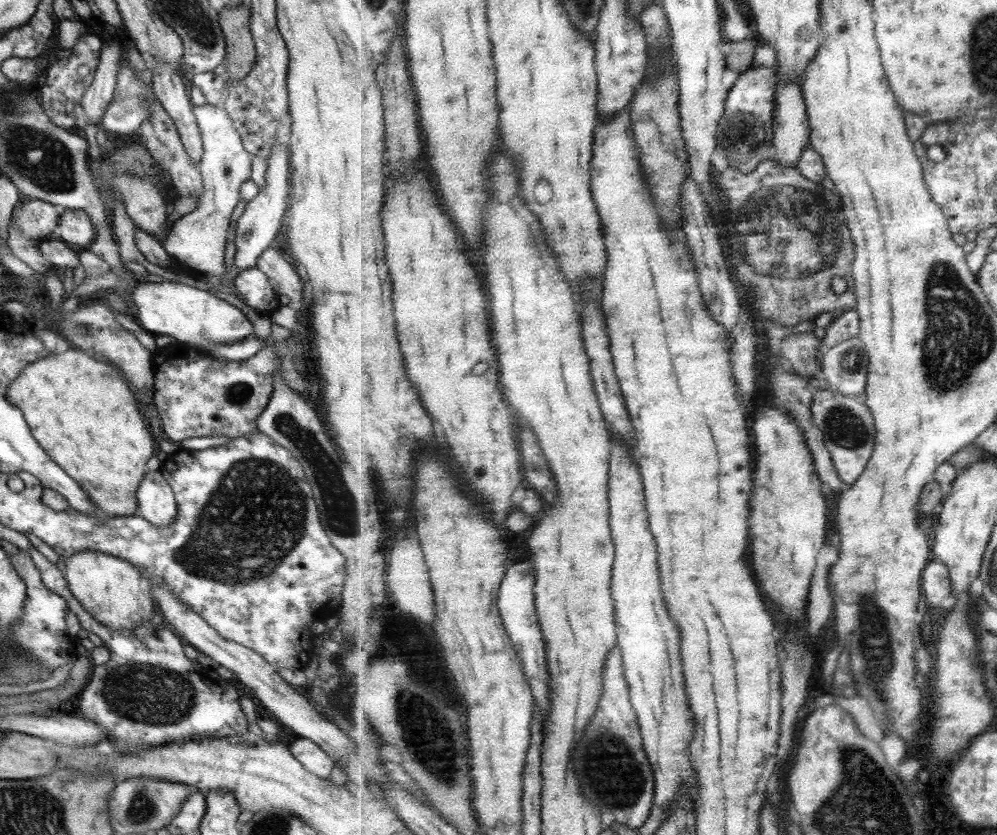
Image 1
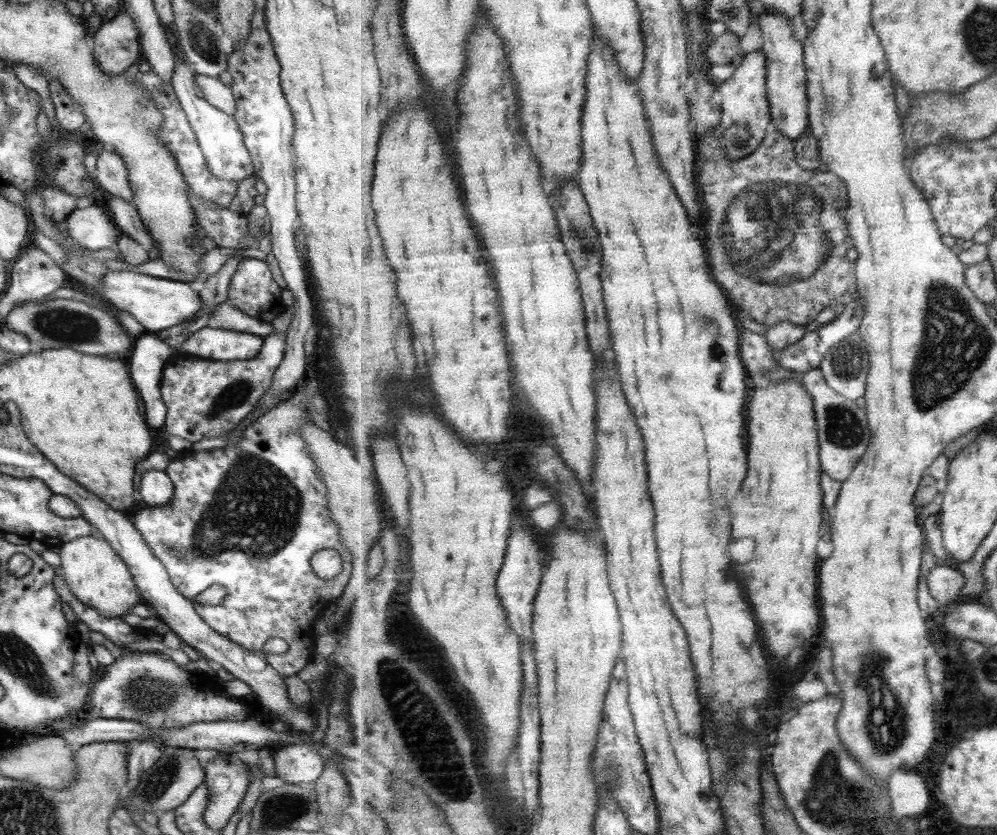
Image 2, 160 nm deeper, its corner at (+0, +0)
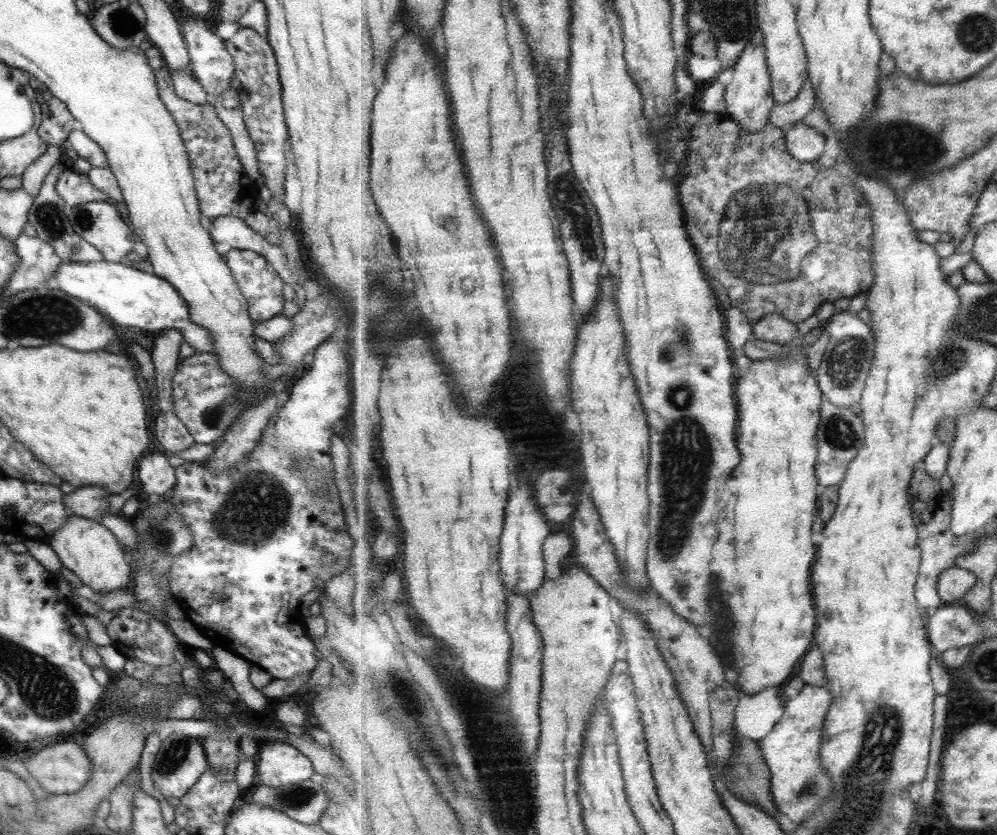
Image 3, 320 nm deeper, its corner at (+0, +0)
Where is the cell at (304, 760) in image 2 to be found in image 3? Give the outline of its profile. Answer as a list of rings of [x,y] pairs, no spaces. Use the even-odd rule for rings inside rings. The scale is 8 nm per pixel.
[[[268,742],[260,744],[255,755],[255,779],[259,779],[259,785],[278,787],[279,785],[293,785],[313,778],[315,775],[312,763],[303,754],[299,753],[289,744],[281,742]]]

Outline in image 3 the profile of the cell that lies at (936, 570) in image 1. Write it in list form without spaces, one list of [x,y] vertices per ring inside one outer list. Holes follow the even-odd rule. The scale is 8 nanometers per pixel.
[[[953,566],[944,570],[938,580],[938,591],[946,604],[962,603],[964,596],[969,592],[977,582],[977,576],[966,568]]]

